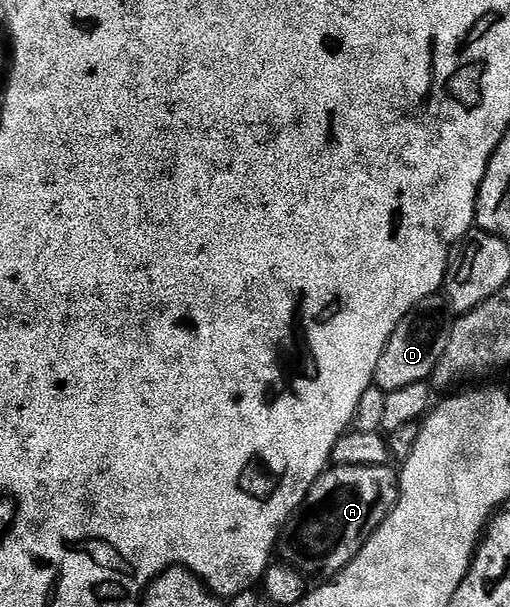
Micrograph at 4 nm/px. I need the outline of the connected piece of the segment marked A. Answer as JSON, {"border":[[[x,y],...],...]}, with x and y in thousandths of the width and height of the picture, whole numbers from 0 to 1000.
{"border":[[[663,766],[639,771],[627,789],[610,802],[610,809],[598,819],[584,839],[575,845],[575,853],[551,875],[547,911],[561,926],[584,937],[588,944],[608,952],[651,954],[675,941],[704,914],[704,908],[727,888],[727,881],[759,855],[759,848],[775,835],[786,809],[782,779],[776,771],[753,766],[751,769],[680,769]]]}

